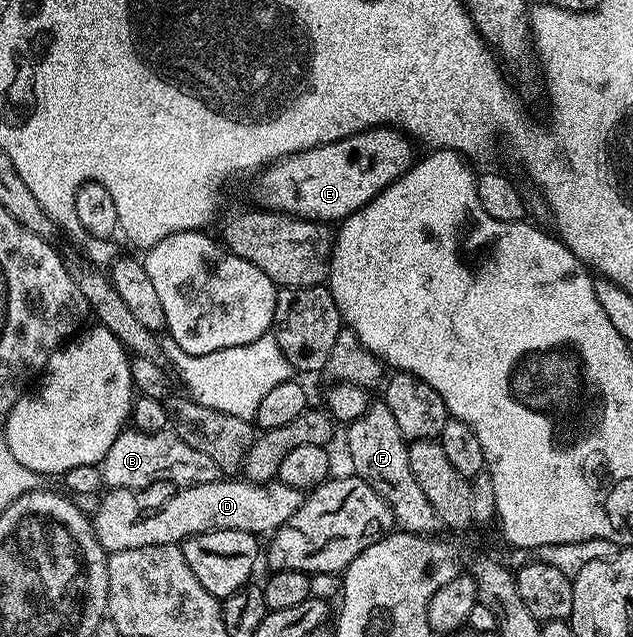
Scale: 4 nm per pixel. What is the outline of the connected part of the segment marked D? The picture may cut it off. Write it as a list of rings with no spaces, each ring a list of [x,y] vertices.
[[[220,477],[211,483],[195,483],[191,487],[185,487],[174,492],[156,511],[150,511],[139,504],[139,499],[134,490],[111,489],[102,496],[103,504],[93,511],[93,530],[103,550],[112,553],[119,550],[141,549],[142,546],[169,546],[182,544],[184,539],[192,539],[194,535],[200,535],[206,531],[244,531],[256,537],[270,536],[297,509],[301,509],[305,498],[304,492],[293,489],[289,485],[278,481],[269,483],[248,483],[243,477]]]

